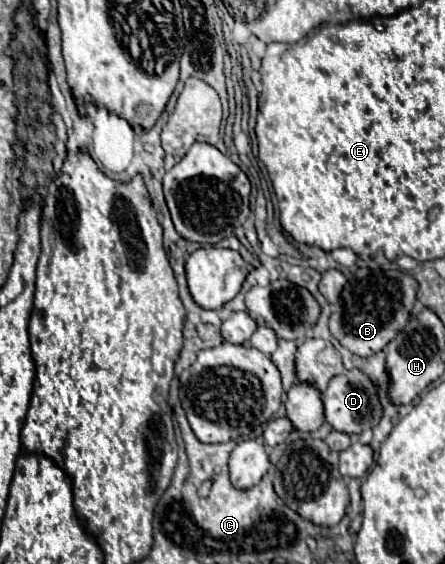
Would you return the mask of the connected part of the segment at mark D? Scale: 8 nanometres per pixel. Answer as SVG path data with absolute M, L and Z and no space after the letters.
M359 368L347 370L345 374L337 374L331 378L325 394L323 394L325 418L335 430L343 430L345 434L361 434L365 428L375 428L383 416L383 406L377 396L377 384Z

